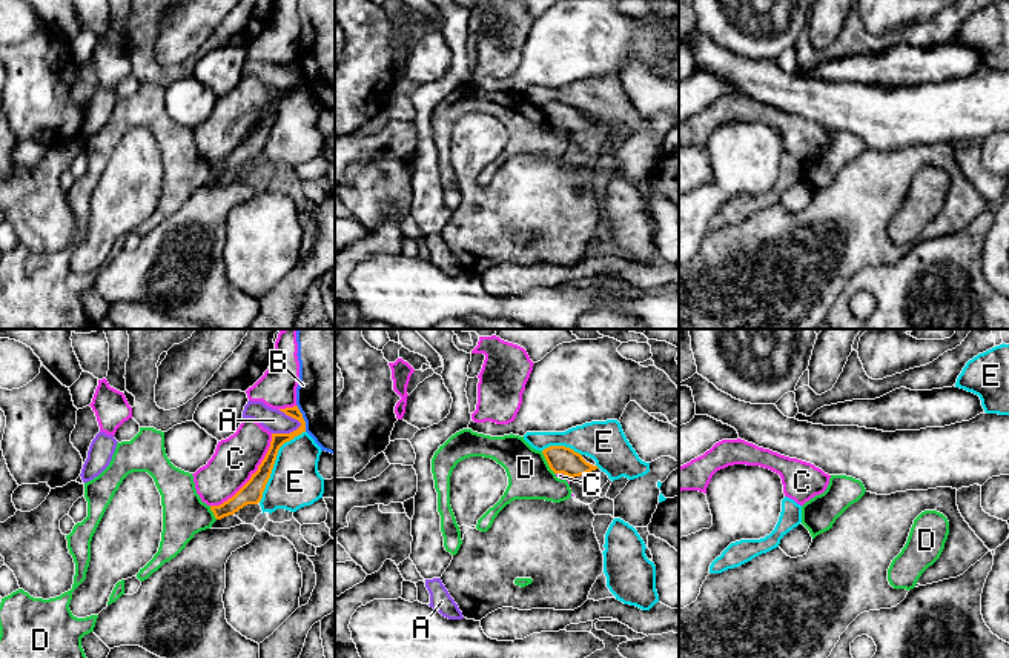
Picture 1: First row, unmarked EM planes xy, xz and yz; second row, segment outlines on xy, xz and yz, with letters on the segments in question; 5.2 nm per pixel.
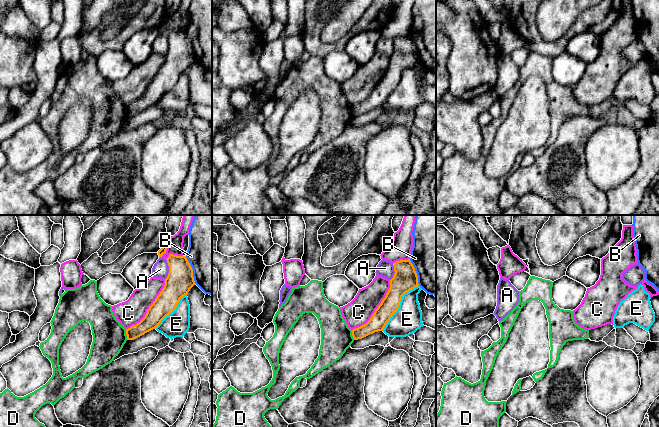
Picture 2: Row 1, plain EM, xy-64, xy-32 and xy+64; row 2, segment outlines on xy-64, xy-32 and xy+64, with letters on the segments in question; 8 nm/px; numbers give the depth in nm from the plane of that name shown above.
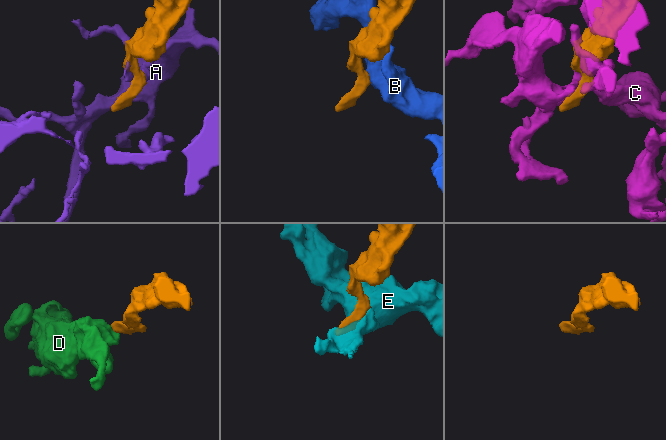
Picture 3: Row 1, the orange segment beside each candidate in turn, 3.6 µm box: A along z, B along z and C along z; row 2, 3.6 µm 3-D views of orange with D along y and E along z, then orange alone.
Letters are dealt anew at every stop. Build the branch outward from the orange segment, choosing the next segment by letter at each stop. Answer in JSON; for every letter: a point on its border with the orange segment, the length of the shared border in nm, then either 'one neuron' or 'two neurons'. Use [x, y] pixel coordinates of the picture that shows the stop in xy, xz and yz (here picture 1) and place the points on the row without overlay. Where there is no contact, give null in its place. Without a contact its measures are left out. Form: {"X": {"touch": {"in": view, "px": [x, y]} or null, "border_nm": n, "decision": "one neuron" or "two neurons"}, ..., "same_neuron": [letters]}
{"A": {"touch": {"in": "xy", "px": [286, 89]}, "border_nm": 170, "decision": "two neurons"}, "B": {"touch": {"in": "xy", "px": [303, 74]}, "border_nm": 150, "decision": "two neurons"}, "C": {"touch": {"in": "xy", "px": [252, 131]}, "border_nm": 500, "decision": "two neurons"}, "D": {"touch": {"in": "xz", "px": [547, 117]}, "border_nm": 140, "decision": "two neurons"}, "E": {"touch": {"in": "xy", "px": [274, 119]}, "border_nm": 440, "decision": "two neurons"}, "same_neuron": []}

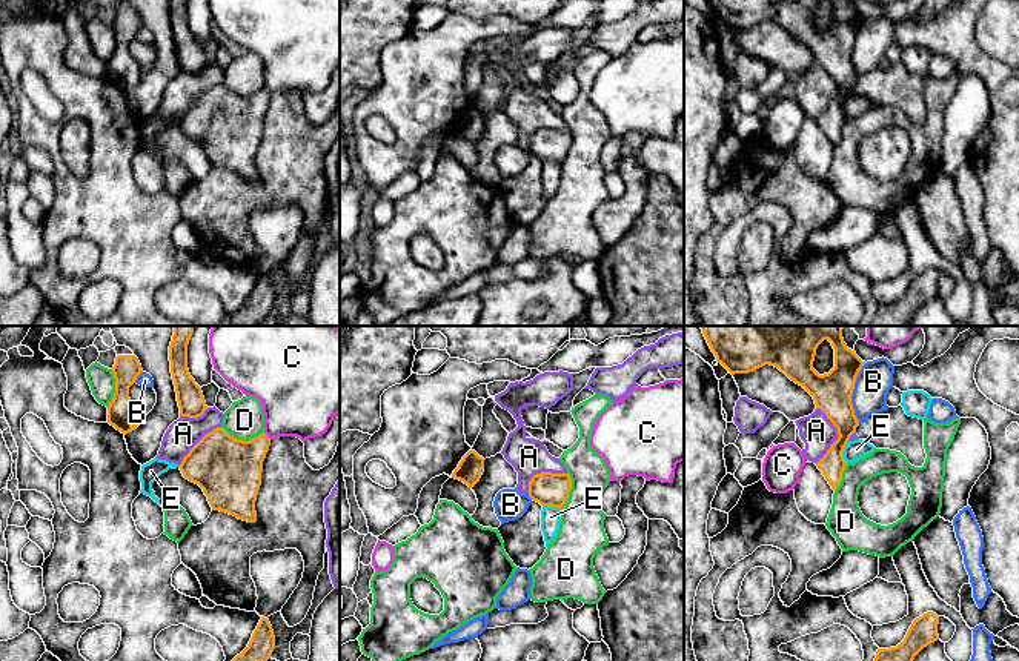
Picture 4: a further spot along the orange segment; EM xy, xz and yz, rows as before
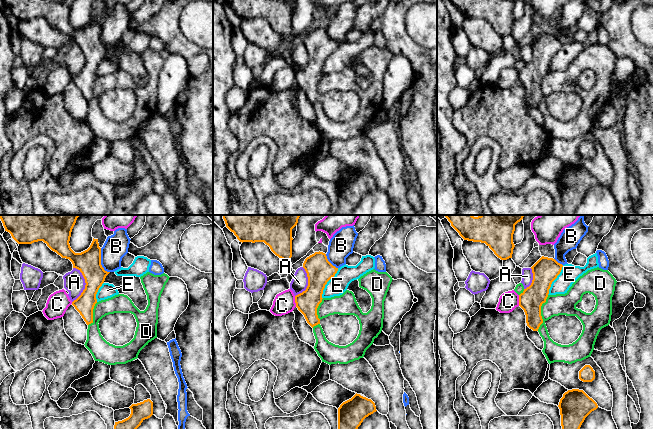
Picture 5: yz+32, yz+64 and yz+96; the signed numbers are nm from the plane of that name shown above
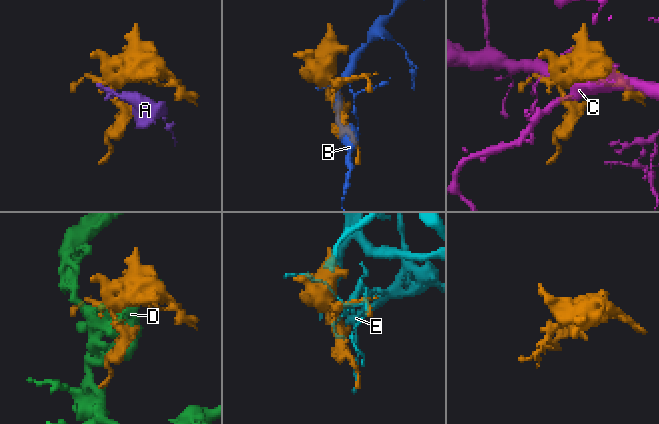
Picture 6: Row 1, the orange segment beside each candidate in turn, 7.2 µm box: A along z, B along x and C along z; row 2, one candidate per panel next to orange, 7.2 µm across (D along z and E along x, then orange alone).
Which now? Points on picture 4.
{"A": {"touch": {"in": "yz", "px": [838, 89]}, "border_nm": 300, "decision": "two neurons"}, "B": {"touch": {"in": "yz", "px": [852, 48]}, "border_nm": 320, "decision": "two neurons"}, "C": {"touch": {"in": "xy", "px": [266, 91]}, "border_nm": 60, "decision": "two neurons"}, "D": {"touch": {"in": "xy", "px": [242, 96]}, "border_nm": 220, "decision": "two neurons"}, "E": {"touch": {"in": "yz", "px": [843, 106]}, "border_nm": 120, "decision": "two neurons"}, "same_neuron": []}

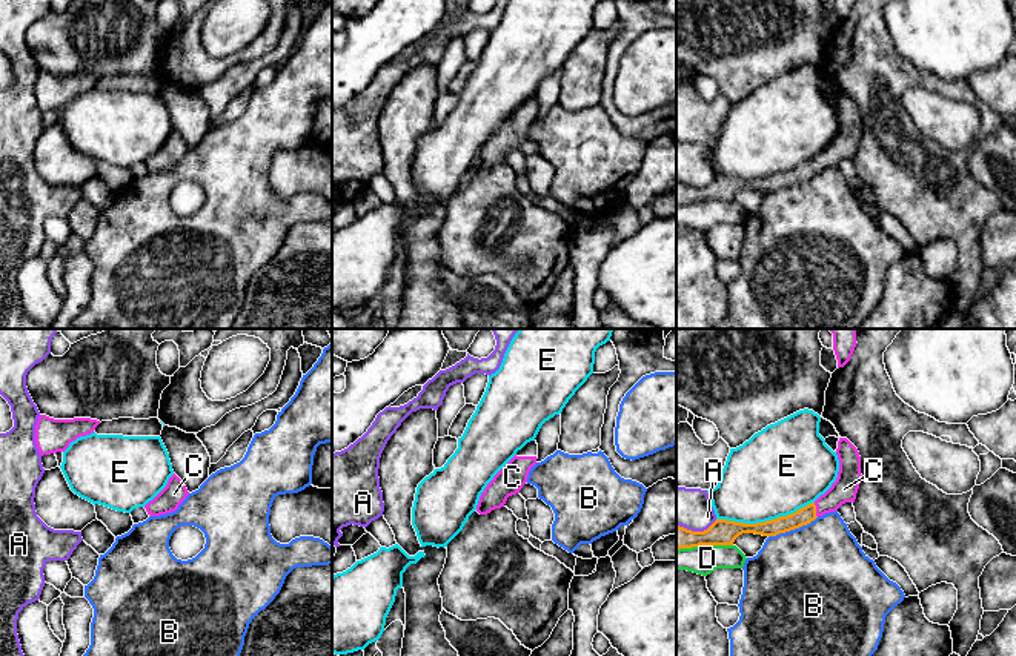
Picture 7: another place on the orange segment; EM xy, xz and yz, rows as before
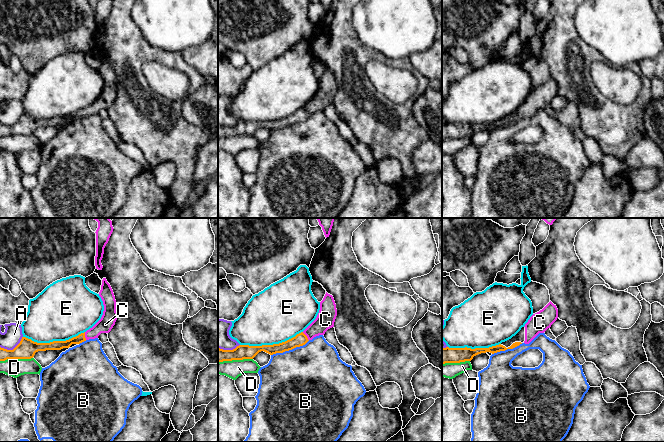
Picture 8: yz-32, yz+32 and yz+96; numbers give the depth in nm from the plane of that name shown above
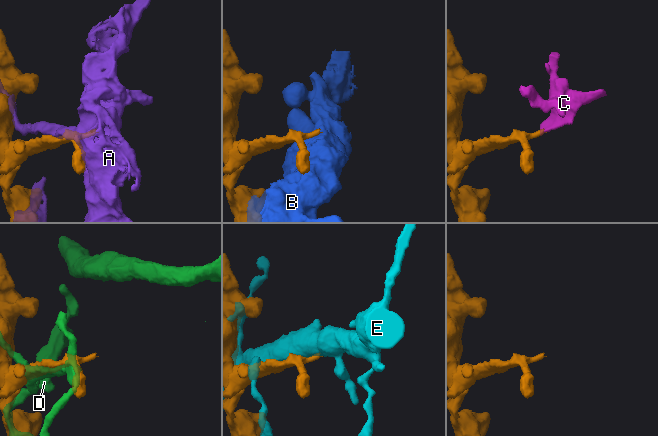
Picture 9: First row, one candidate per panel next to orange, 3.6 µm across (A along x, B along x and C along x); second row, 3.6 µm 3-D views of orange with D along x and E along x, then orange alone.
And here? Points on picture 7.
{"A": {"touch": {"in": "yz", "px": [697, 188]}, "border_nm": 220, "decision": "two neurons"}, "B": {"touch": {"in": "yz", "px": [793, 185]}, "border_nm": 280, "decision": "two neurons"}, "C": {"touch": {"in": "yz", "px": [815, 166]}, "border_nm": 80, "decision": "one neuron"}, "D": {"touch": {"in": "yz", "px": [704, 200]}, "border_nm": 300, "decision": "two neurons"}, "E": {"touch": {"in": "yz", "px": [766, 177]}, "border_nm": 500, "decision": "two neurons"}, "same_neuron": ["C"]}

